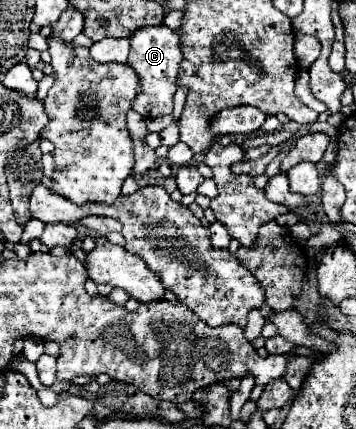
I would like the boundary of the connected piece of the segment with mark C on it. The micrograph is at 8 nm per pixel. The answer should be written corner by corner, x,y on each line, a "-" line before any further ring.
157,25
149,29
137,29
133,37
129,37
131,51
127,57
127,65
135,69
141,81
141,93
133,101
133,111
141,113
143,117
159,117
173,111
173,93
175,93
175,79
181,63
181,49
179,49
179,33
169,27

